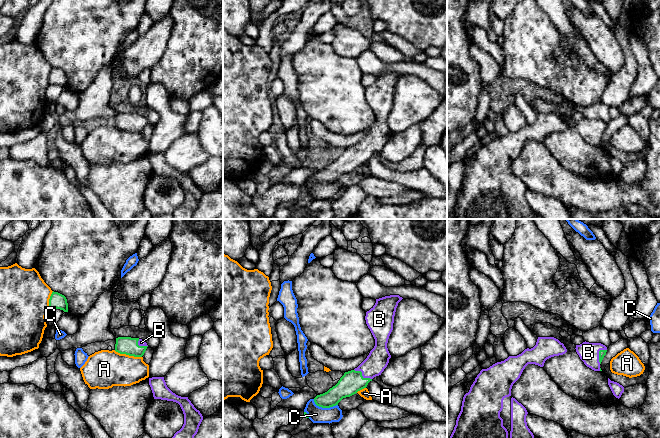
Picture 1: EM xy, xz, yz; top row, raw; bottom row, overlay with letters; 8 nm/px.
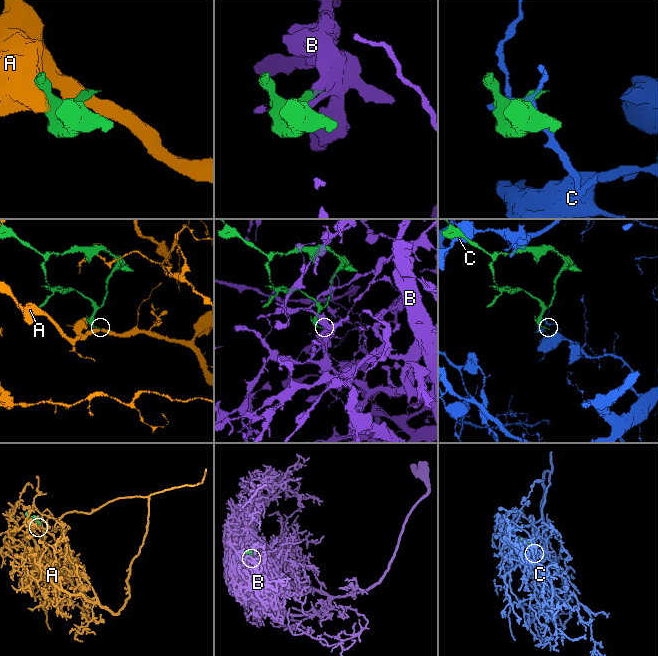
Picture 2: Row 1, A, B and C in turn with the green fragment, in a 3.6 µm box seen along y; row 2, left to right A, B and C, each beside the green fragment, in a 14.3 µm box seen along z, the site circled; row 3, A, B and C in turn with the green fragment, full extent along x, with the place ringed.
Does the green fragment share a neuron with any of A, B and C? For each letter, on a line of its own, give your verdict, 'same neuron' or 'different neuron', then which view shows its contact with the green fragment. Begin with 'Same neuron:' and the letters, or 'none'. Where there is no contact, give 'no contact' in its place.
Same neuron: B
A: different neuron; meets green in xy
B: same neuron; meets green in xz
C: different neuron; meets green in xz

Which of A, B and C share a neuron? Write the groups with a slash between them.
A / B / C

